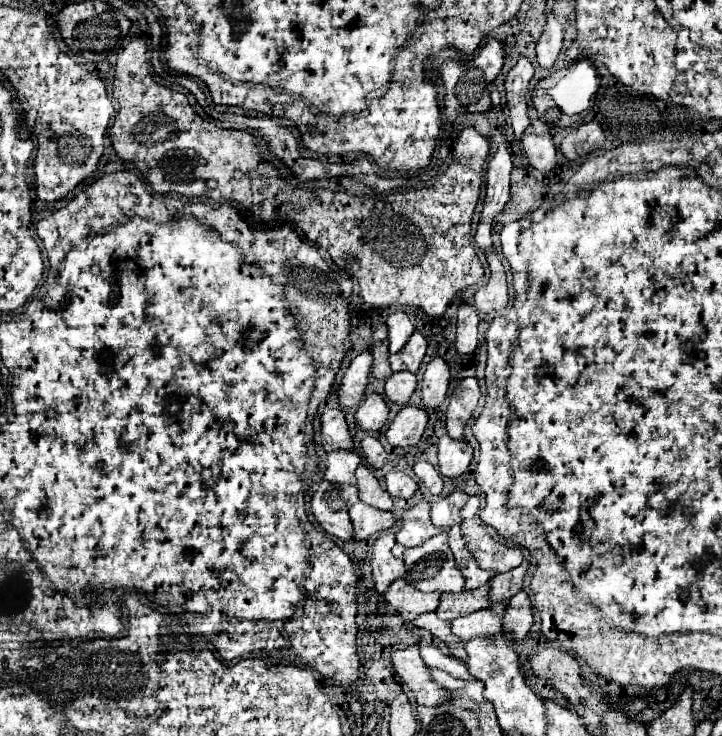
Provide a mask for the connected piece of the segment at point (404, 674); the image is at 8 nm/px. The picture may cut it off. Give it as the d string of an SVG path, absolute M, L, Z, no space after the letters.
M409 646L405 650L393 652L393 666L397 676L409 686L415 694L417 704L421 706L439 706L451 700L451 694L445 688L439 688L435 680L431 680L429 666L423 662L419 646Z

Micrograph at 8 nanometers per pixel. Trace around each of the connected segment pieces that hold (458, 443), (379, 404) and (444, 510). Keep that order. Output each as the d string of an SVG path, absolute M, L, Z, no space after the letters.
M443 436L439 440L439 470L443 476L457 478L461 476L471 462L473 448L465 440L451 440L451 436Z
M371 394L359 404L359 408L355 412L355 418L357 418L357 424L363 430L377 432L387 424L387 418L389 418L387 402L379 394Z
M455 490L453 494L431 504L431 520L435 526L449 530L455 524L461 524L461 508L467 502L467 494Z

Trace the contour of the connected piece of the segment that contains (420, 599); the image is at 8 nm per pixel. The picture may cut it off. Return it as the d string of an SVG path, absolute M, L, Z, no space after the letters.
M395 580L385 592L385 600L405 618L415 620L419 614L431 612L439 606L439 592L421 592L407 584L405 580Z

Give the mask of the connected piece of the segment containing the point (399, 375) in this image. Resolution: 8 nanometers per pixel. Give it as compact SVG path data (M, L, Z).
M393 372L387 380L385 380L385 394L387 400L395 402L395 404L407 404L411 394L415 392L417 386L417 376L411 372Z

